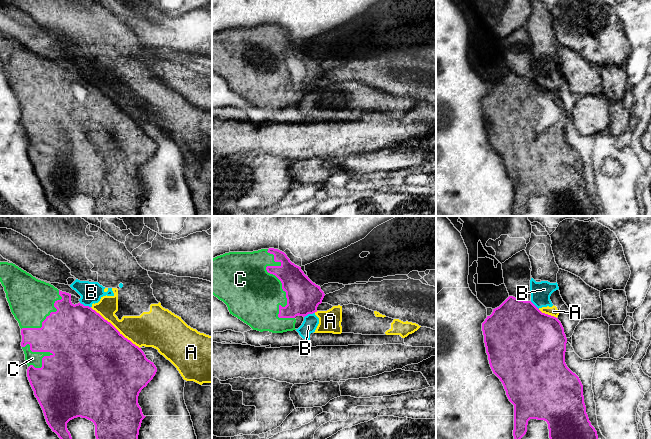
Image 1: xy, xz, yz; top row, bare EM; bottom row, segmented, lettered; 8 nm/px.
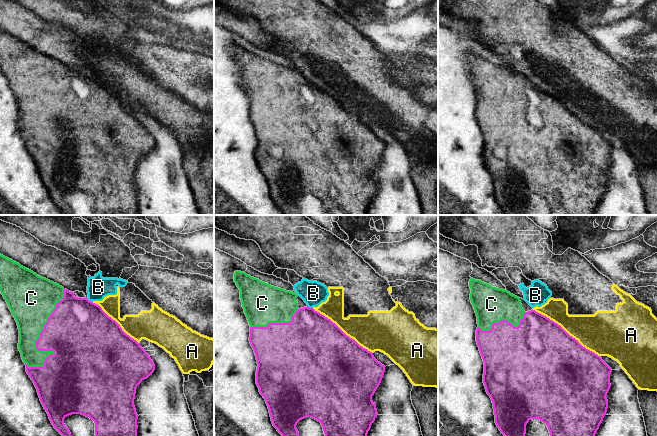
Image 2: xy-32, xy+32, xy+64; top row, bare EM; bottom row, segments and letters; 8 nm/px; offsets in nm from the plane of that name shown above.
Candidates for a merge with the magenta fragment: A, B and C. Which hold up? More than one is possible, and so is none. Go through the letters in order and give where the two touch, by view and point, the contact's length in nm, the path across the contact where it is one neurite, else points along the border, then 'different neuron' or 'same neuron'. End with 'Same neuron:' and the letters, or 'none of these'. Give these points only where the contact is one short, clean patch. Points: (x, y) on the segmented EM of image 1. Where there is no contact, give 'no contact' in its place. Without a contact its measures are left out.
A: contact xy (114, 327); length 500 nm; different neuron
B: contact xy (85, 306); length 100 nm; border xy (80, 302), (90, 307); different neuron
C: contact xz (282, 284); length 600 nm; same neuron
Same neuron: C

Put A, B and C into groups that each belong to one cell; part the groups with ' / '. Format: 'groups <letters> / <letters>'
groups A B / C

